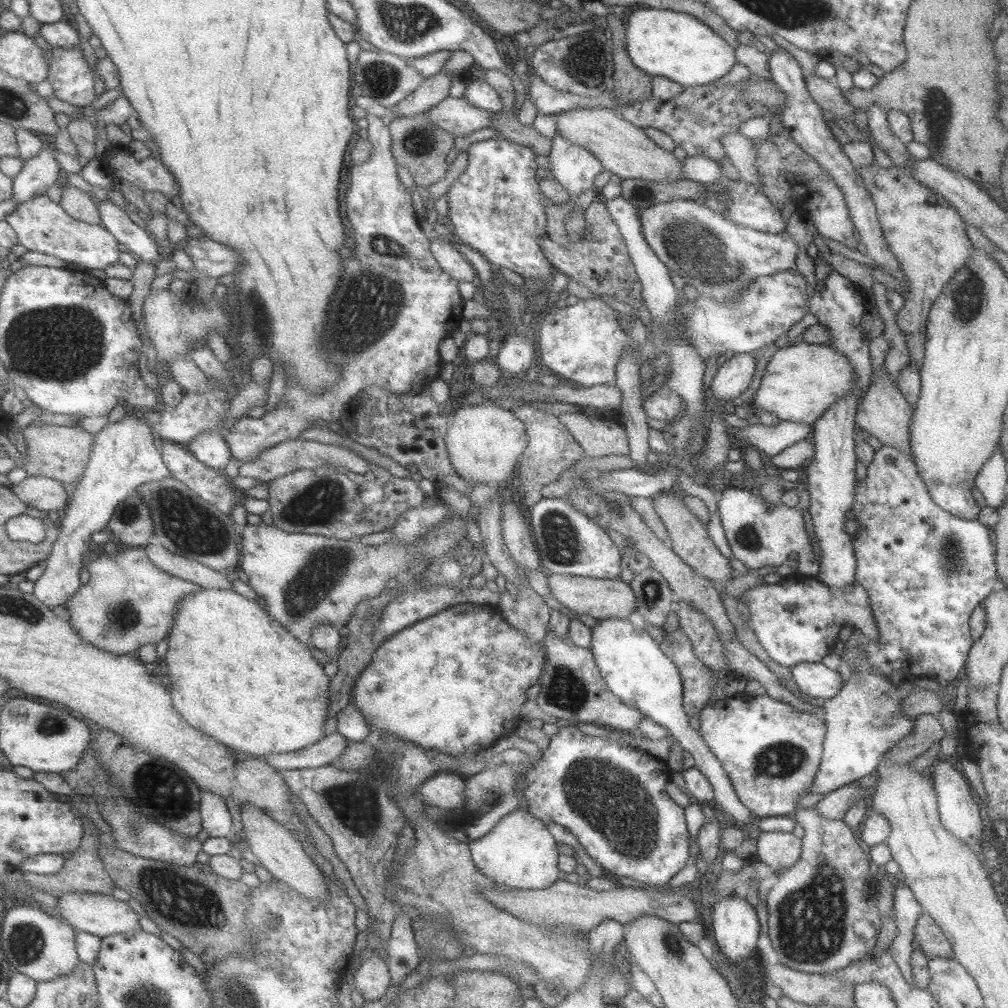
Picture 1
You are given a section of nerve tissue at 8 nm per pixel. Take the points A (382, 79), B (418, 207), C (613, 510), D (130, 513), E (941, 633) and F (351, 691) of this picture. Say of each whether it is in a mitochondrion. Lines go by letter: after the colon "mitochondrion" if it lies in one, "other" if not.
A: mitochondrion
B: other
C: mitochondrion
D: mitochondrion
E: other
F: other

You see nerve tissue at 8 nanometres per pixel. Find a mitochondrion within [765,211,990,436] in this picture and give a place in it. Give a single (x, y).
(968, 293)

